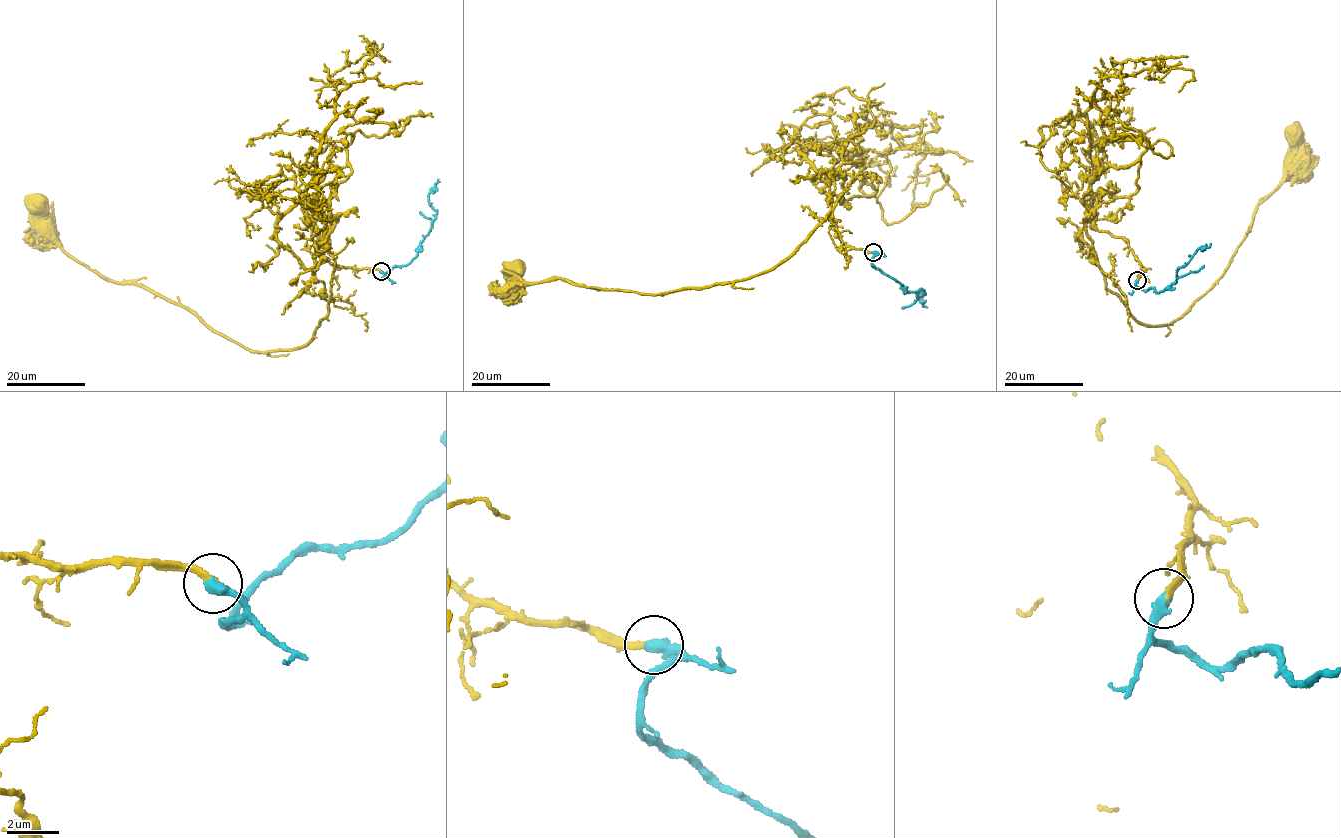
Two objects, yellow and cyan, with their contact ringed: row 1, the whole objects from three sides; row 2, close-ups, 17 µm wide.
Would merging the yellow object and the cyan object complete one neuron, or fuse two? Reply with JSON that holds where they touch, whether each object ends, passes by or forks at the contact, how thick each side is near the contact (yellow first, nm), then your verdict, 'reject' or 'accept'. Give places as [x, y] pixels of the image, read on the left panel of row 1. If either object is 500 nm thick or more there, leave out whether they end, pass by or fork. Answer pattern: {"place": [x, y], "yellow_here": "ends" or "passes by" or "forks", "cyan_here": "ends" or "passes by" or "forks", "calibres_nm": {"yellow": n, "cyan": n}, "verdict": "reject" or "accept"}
{"place": [381, 271], "yellow_here": "ends", "cyan_here": "ends", "calibres_nm": {"yellow": 260, "cyan": 460}, "verdict": "accept"}

